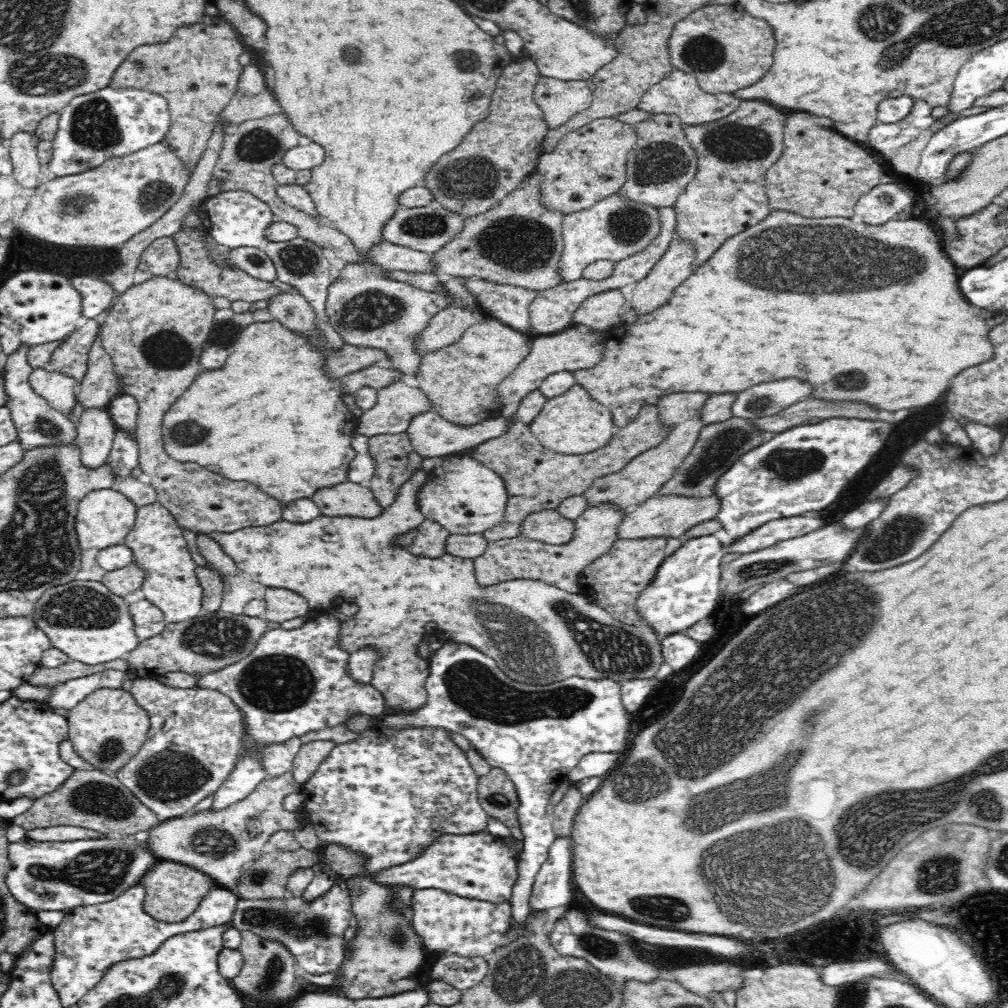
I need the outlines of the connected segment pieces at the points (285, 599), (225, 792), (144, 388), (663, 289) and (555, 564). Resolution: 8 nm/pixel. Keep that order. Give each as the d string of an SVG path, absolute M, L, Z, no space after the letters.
M267 587L265 601L267 605L262 616L270 622L286 622L306 616L311 610L304 596L287 588Z
M250 751L242 757L228 776L226 782L213 794L213 804L210 812L220 812L224 808L230 808L232 804L244 800L258 784L266 779L266 771L262 769L260 759L254 751Z
M173 275L153 276L142 283L133 284L115 300L110 312L103 316L104 324L100 332L104 350L111 356L121 388L139 404L135 433L143 477L156 488L157 501L177 518L177 524L196 533L236 532L243 528L272 524L282 520L283 516L280 503L260 491L256 485L230 480L193 462L174 460L164 448L161 426L166 411L188 390L194 378L204 372L200 366L200 355L207 347L206 340L215 326L214 313L217 311L211 298L190 285L184 285Z
M672 239L668 252L644 277L636 283L631 300L635 314L650 314L672 298L674 292L693 272L695 251L690 243Z
M602 502L588 507L575 520L576 532L573 539L560 546L532 541L520 536L488 543L486 552L474 559L476 580L482 586L516 580L520 578L541 580L566 592L579 592L579 579L582 570L602 556L619 539L619 524L630 509L619 508L611 502Z

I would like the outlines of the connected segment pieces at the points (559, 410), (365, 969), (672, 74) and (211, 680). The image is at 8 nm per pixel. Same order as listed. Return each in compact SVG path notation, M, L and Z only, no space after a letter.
M579 384L561 395L547 399L540 414L529 423L531 433L549 451L562 454L586 454L608 444L616 431L613 414L601 402L594 400L588 391Z
M361 874L346 882L352 901L352 912L357 919L356 940L352 942L351 959L345 959L336 973L341 973L344 984L337 984L339 994L352 1000L391 997L403 992L422 989L416 983L419 966L425 960L425 951L412 927L411 920L392 913L386 902L392 897L388 889Z
M674 67L658 83L653 84L638 101L637 108L652 113L666 113L678 115L686 124L702 124L732 114L741 103L741 99L728 93L711 95L704 92L698 84L697 78L679 68Z
M332 613L322 614L316 618L309 618L300 628L295 628L294 630L286 630L282 627L267 630L258 639L258 644L256 644L254 650L244 657L242 660L238 660L234 664L226 666L217 672L212 672L210 674L202 675L202 680L200 680L200 688L202 689L212 689L218 691L228 698L232 699L232 702L236 703L236 707L244 713L245 724L248 727L248 745L274 745L277 743L286 743L289 739L293 737L302 737L308 732L315 730L320 730L321 728L326 728L326 726L338 726L342 724L350 717L356 714L368 714L368 716L376 717L382 716L388 712L386 703L380 691L375 690L372 686L366 684L359 684L355 682L347 673L346 662L348 662L348 653L340 649L340 645L336 643L336 636L340 632L340 624L336 618L332 617Z

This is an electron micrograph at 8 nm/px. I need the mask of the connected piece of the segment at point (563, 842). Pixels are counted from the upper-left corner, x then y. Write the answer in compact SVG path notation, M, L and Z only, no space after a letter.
M556 836L548 850L548 858L546 862L542 864L531 890L531 910L535 912L542 912L542 910L548 910L550 908L556 908L557 906L568 906L570 898L572 898L572 843L571 837L568 836Z

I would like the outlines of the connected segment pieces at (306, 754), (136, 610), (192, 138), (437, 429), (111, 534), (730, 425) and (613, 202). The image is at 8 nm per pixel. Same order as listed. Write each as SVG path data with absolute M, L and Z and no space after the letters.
M316 740L302 744L292 762L291 772L294 780L300 785L304 784L320 766L320 762L330 754L334 748L334 742L330 740Z
M146 599L131 602L128 605L128 611L132 617L134 633L136 633L139 642L164 632L168 623L164 618L162 609L154 606Z
M230 22L226 26L208 26L208 24L196 23L192 25L191 30L181 30L164 44L145 44L133 50L116 69L110 85L112 88L151 90L161 94L168 101L171 123L165 136L166 142L169 142L169 146L180 158L184 159L187 168L192 171L200 160L202 152L206 150L207 140L212 136L220 113L236 93L238 76L243 71L243 66L240 65L238 58L246 49L247 47L243 44L239 33L234 30L234 26L230 26Z
M436 412L419 414L412 419L407 433L411 440L411 445L418 454L424 457L444 457L452 454L467 453L475 446L486 442L487 440L502 436L518 419L514 417L504 417L502 415L496 418L490 418L478 424L470 426L458 426L449 420L442 418Z
M103 488L90 491L80 502L77 510L75 529L79 549L102 550L112 545L122 545L128 533L134 528L137 505L124 493Z
M732 416L724 422L705 424L692 447L690 454L683 460L682 465L668 482L659 489L658 494L681 494L682 496L712 496L715 494L717 480L740 460L740 456L759 447L770 438L768 432L760 430L754 419Z
M620 192L604 198L594 207L566 215L562 226L564 256L560 260L561 276L568 282L578 280L583 277L584 268L598 260L618 263L638 252L644 252L662 232L660 220L658 209L630 200Z

